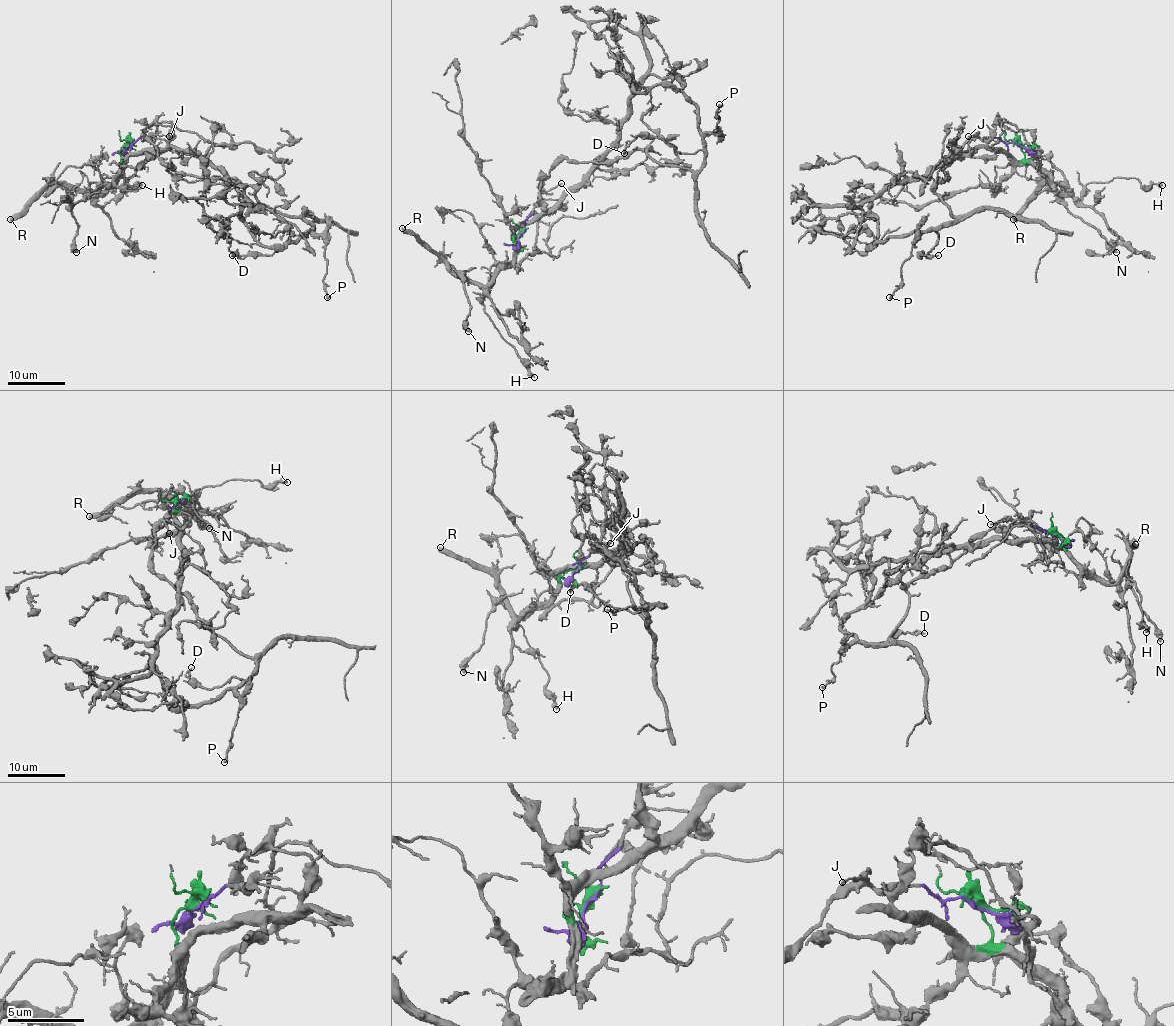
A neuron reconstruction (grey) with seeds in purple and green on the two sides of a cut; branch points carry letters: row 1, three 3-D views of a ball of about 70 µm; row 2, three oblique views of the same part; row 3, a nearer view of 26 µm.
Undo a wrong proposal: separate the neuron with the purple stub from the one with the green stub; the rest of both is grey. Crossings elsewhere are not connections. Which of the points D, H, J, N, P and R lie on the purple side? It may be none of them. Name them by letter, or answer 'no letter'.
D, J, P

